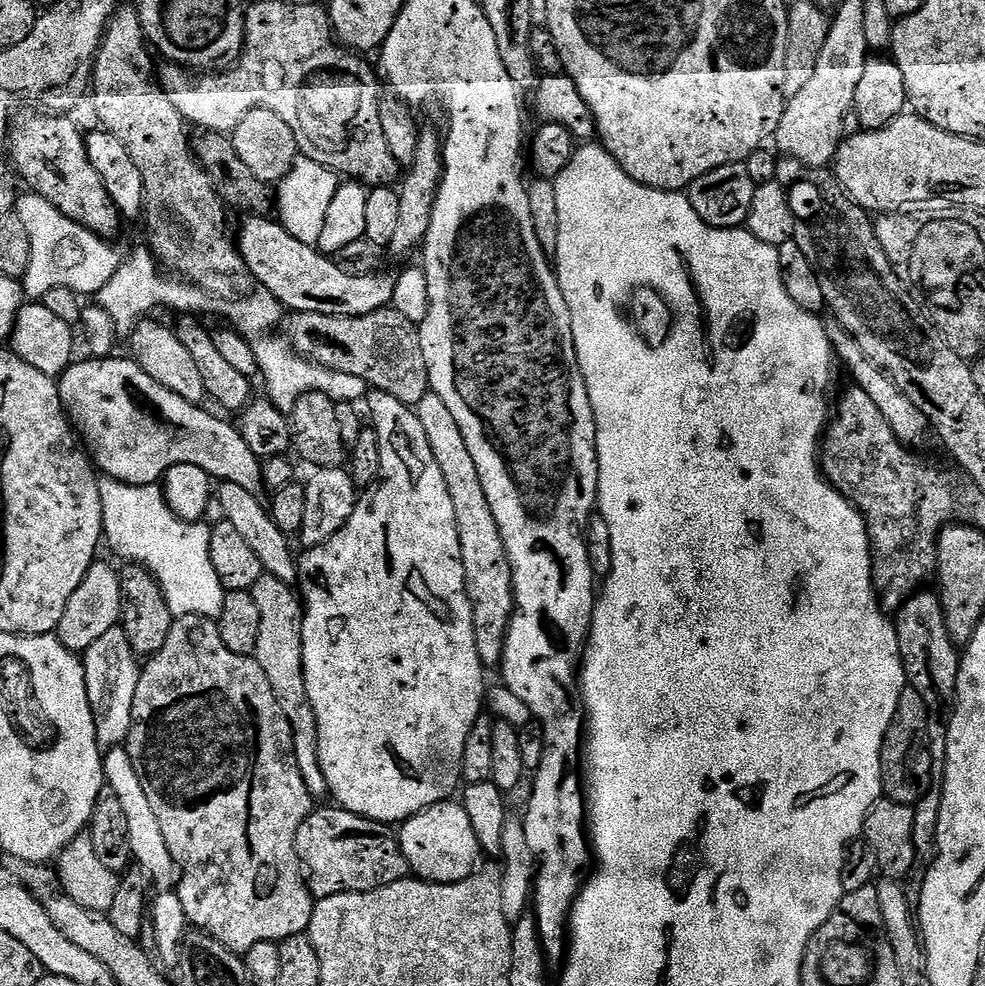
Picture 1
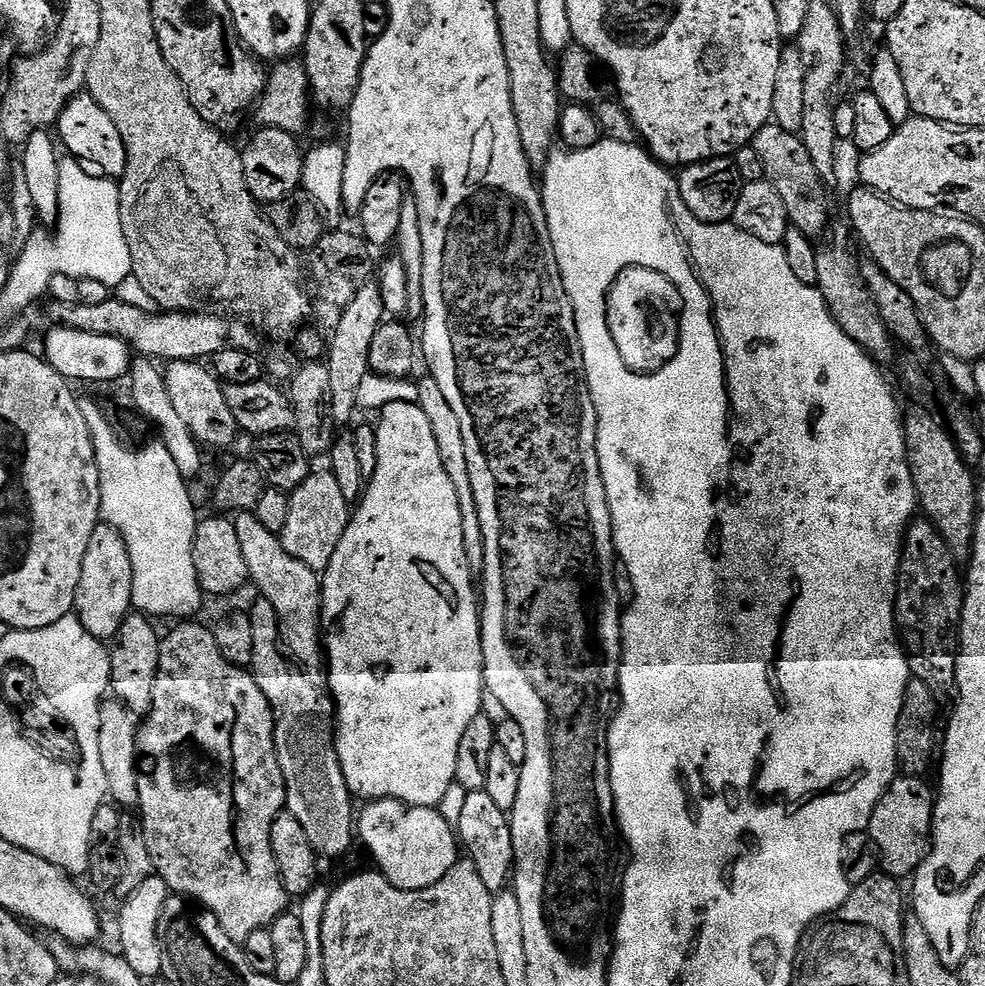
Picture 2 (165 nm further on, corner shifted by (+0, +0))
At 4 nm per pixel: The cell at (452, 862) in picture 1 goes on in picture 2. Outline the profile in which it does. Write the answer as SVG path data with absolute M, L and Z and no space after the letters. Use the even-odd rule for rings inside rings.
M373 800L363 805L358 812L358 840L368 847L375 867L395 888L417 892L434 886L455 866L458 853L458 832L436 808L413 808L401 800Z

